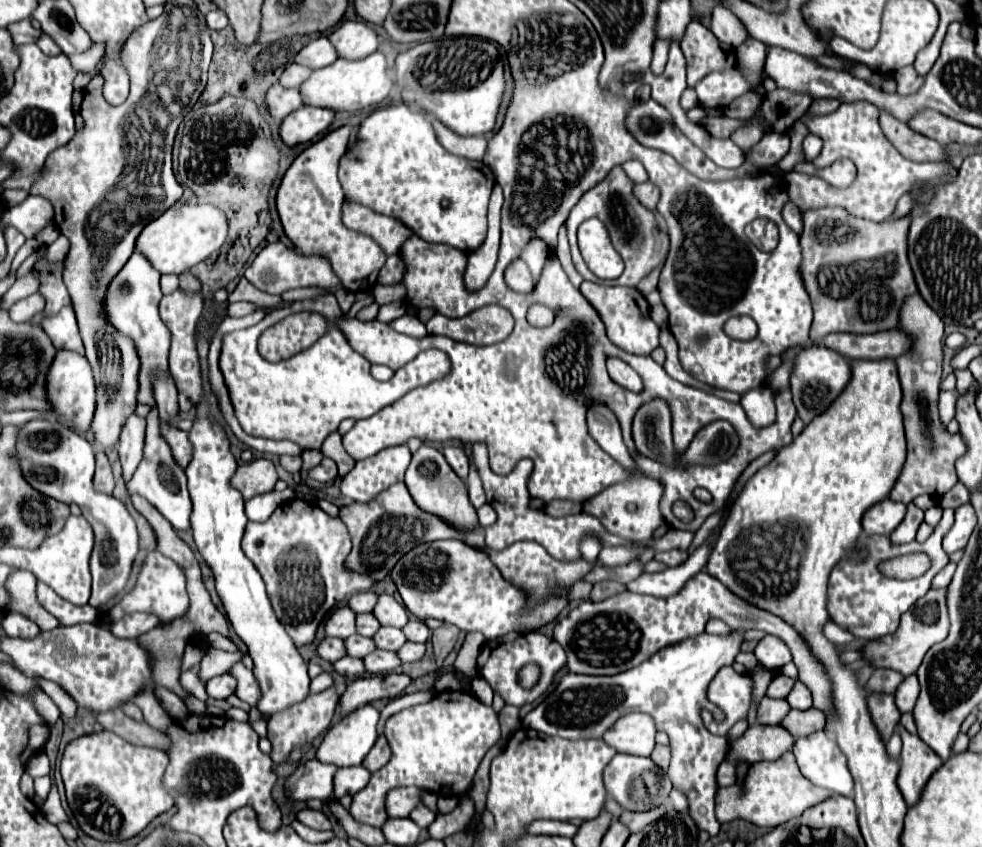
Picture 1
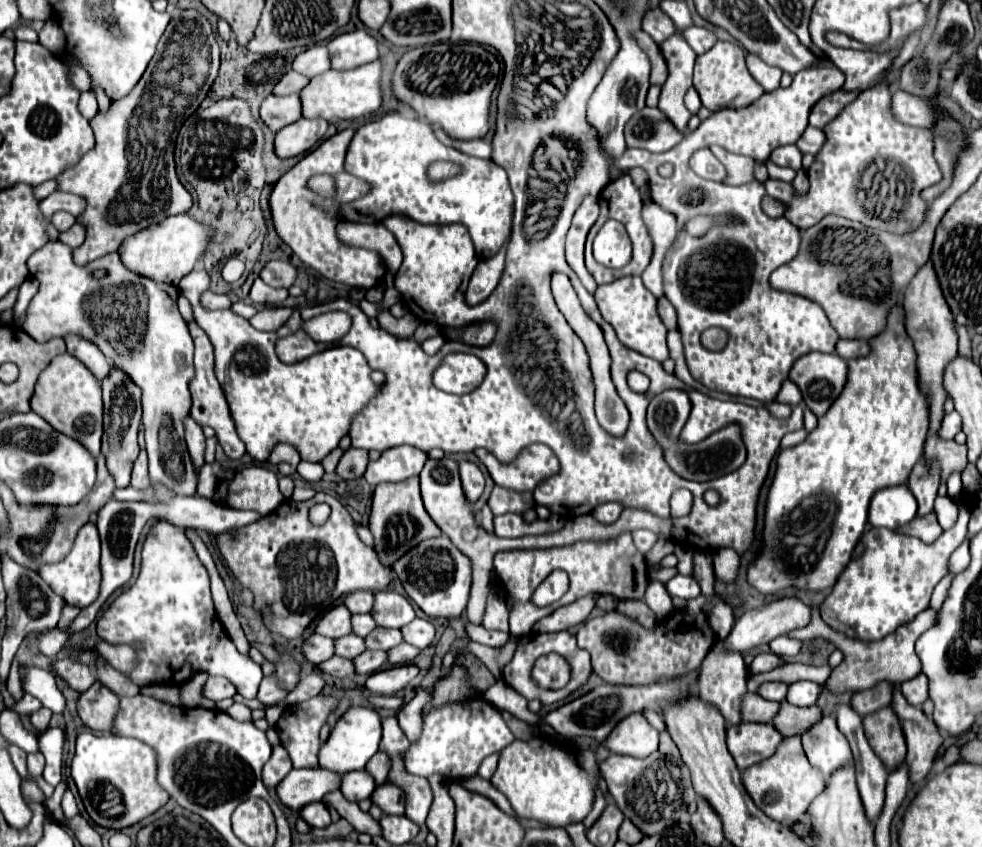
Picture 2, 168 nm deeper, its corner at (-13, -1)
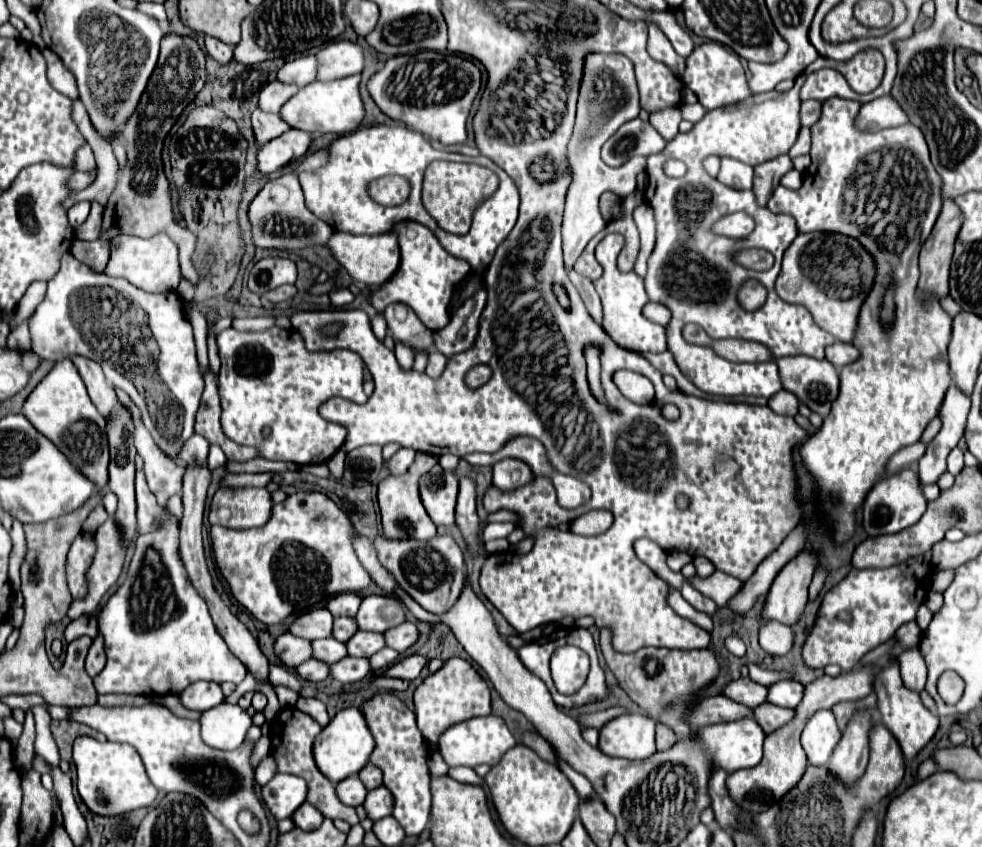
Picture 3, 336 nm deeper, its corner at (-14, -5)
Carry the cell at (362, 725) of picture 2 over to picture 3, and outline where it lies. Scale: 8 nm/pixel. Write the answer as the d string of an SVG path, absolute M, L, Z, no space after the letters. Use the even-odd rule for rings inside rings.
M345 708L337 712L337 716L321 730L321 734L315 740L313 754L317 768L333 782L341 782L353 774L359 774L359 770L369 762L369 756L375 748L375 738L367 726L367 720L359 708Z

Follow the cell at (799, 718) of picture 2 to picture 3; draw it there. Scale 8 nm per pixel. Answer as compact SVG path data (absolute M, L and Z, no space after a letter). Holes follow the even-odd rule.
M769 702L761 704L755 710L755 720L759 722L759 726L763 728L765 734L771 734L771 732L779 730L781 726L789 724L793 718L795 718L795 710L781 708L781 706L775 706L775 704L769 704Z

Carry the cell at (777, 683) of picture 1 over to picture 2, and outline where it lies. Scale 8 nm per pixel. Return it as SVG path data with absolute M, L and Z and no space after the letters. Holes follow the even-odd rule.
M764 682L760 688L758 688L758 694L766 700L776 700L776 702L782 702L786 698L786 688L788 684L782 684L782 682Z

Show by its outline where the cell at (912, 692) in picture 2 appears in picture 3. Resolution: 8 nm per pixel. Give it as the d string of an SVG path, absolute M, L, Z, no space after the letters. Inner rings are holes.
M915 648L915 652L903 652L899 658L899 668L905 688L923 692L927 682L927 668L923 664L923 656L919 656L919 648Z

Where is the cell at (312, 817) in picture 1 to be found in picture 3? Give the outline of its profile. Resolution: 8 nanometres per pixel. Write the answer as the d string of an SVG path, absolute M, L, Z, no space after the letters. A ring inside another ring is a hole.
M309 802L301 804L291 818L293 818L295 826L299 826L301 830L315 830L315 828L319 828L319 826L323 824L323 820L325 820L325 816L323 816L313 804L309 804Z

